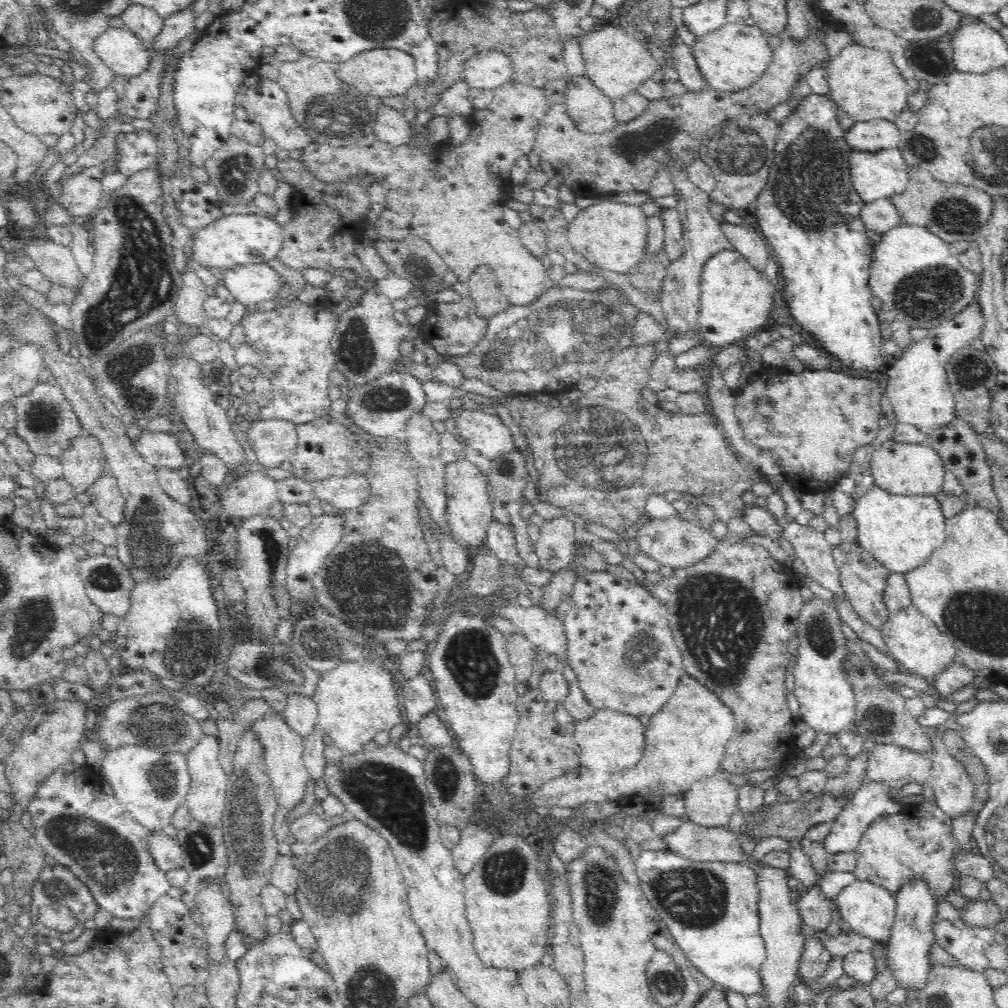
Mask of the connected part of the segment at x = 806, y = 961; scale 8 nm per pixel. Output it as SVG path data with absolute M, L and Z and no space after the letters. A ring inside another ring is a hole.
M802 924L802 934L806 937L806 948L800 960L799 981L803 979L804 984L808 979L813 981L818 978L827 969L832 958L824 944L815 938L816 932L818 930Z

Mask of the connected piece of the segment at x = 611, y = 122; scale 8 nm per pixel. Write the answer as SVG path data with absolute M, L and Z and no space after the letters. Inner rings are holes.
M588 75L572 77L566 90L566 106L577 128L583 132L602 133L619 123L614 116L614 104Z

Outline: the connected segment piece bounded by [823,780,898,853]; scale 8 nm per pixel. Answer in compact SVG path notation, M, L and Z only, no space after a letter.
M866 780L862 783L851 796L849 803L846 804L842 814L839 814L832 826L830 836L824 840L823 846L827 853L855 851L859 845L859 840L866 833L867 828L879 817L884 814L896 812L897 804L892 804L890 796L893 788L888 781Z

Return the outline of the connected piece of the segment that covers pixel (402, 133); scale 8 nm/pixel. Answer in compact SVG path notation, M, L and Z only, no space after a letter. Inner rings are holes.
M380 100L373 131L378 141L392 147L402 147L414 140L411 125L405 121L404 114L385 100Z

